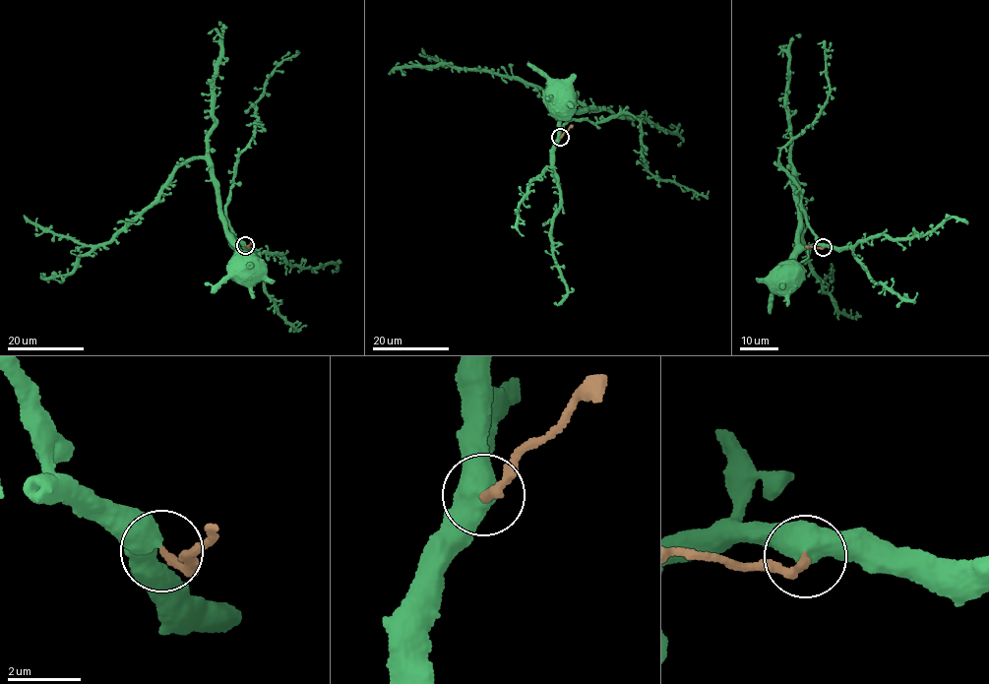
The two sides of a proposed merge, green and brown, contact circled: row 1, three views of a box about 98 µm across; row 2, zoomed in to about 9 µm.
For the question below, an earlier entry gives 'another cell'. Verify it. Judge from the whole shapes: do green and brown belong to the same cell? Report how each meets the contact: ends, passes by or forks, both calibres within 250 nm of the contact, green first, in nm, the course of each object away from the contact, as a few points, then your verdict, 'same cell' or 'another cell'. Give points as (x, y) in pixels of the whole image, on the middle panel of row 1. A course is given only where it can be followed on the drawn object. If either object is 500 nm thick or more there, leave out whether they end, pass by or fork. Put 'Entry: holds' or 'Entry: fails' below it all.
600 nm thick on the green side, 200 nm on the other; green runs (560, 138), (559, 120), (567, 93), (560, 91); brown runs (559, 138), (573, 125); another cell
Entry: holds

